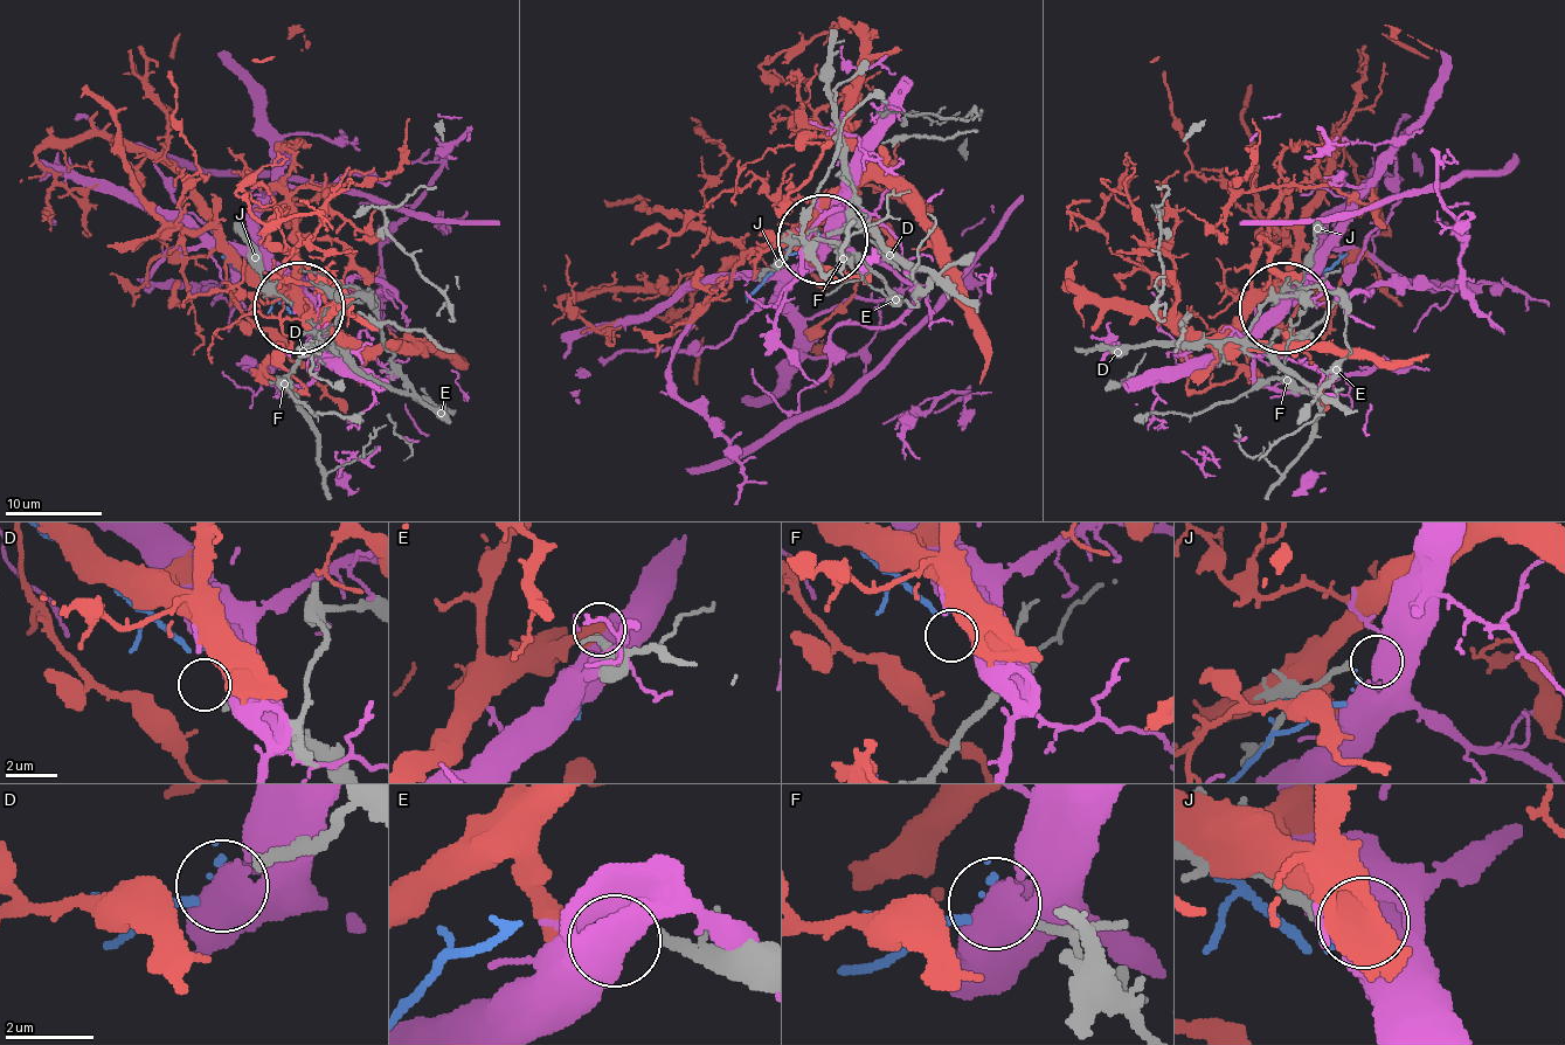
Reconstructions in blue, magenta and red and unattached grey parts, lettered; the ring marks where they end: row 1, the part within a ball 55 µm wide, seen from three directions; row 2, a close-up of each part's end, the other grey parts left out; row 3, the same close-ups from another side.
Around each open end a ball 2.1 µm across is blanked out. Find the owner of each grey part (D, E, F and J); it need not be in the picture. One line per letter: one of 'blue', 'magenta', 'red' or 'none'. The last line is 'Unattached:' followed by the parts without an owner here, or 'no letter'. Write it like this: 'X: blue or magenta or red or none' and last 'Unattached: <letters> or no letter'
D: none
E: red
F: blue
J: none
Unattached: D, J

